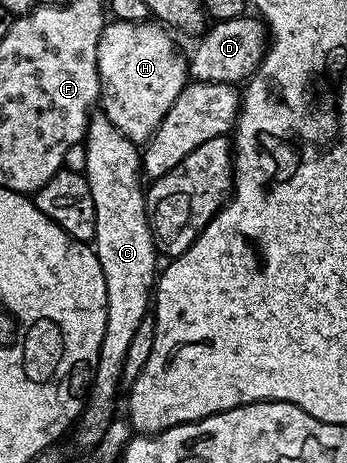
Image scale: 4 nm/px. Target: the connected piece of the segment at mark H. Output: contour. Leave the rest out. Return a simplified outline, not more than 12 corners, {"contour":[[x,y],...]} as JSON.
{"contour":[[105,22],[102,114],[137,145],[190,79],[169,28]]}

